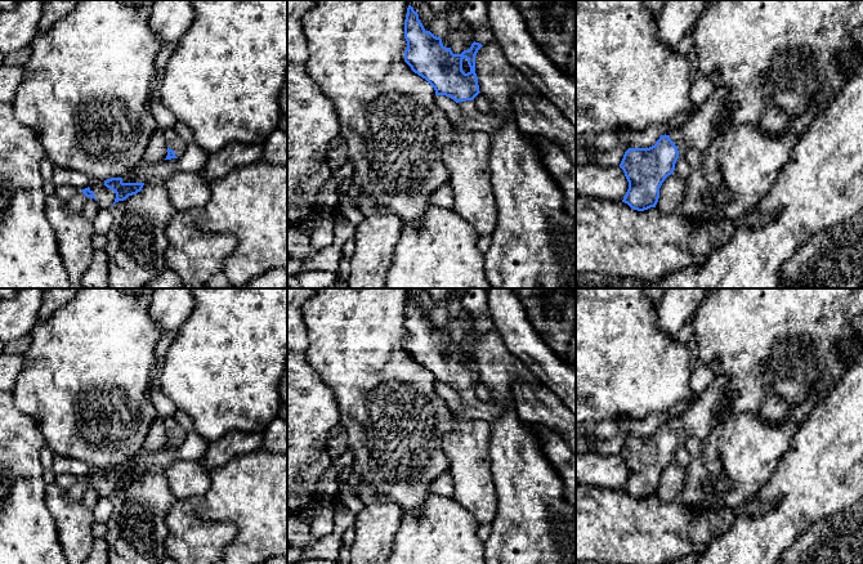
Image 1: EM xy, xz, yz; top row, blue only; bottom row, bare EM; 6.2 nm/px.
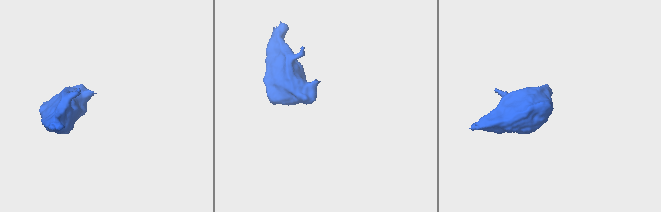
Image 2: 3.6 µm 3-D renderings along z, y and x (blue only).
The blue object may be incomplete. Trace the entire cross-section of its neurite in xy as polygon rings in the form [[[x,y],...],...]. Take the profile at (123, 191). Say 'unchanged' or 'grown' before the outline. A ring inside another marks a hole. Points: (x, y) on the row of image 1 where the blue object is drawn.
unchanged; [[[111,178],[104,180],[104,185],[116,193],[115,205],[119,201],[126,200],[129,196],[140,192],[144,183],[124,183],[122,178]]]

